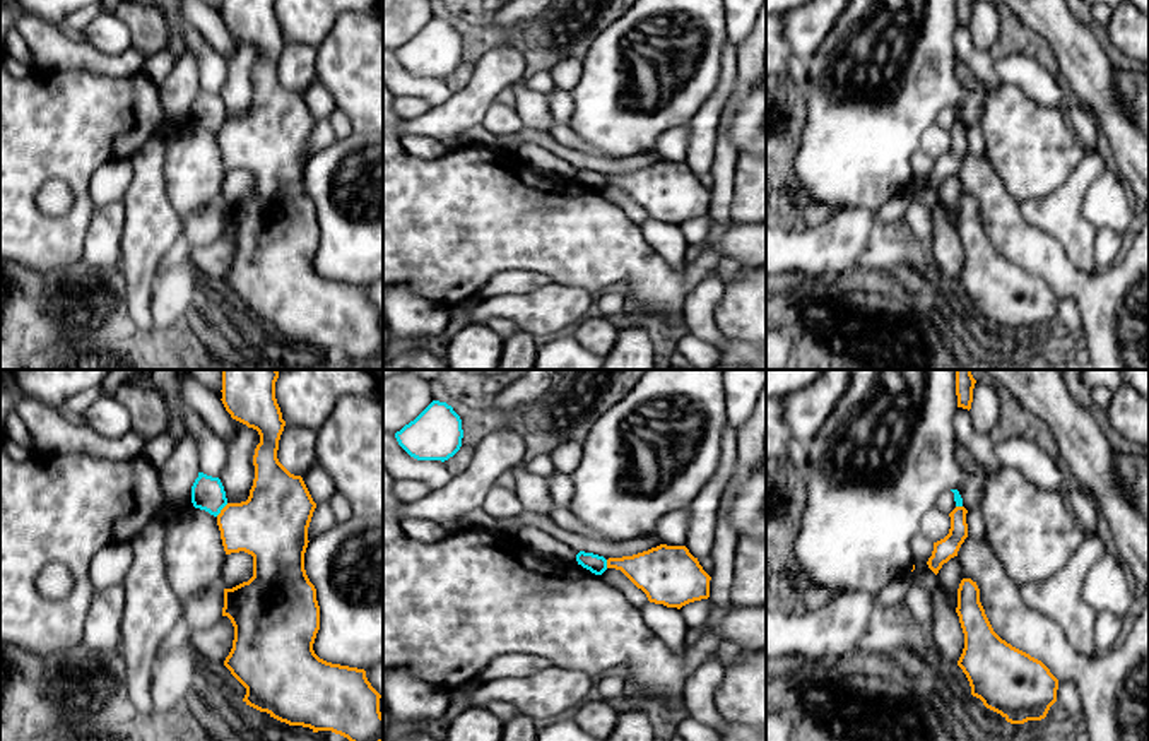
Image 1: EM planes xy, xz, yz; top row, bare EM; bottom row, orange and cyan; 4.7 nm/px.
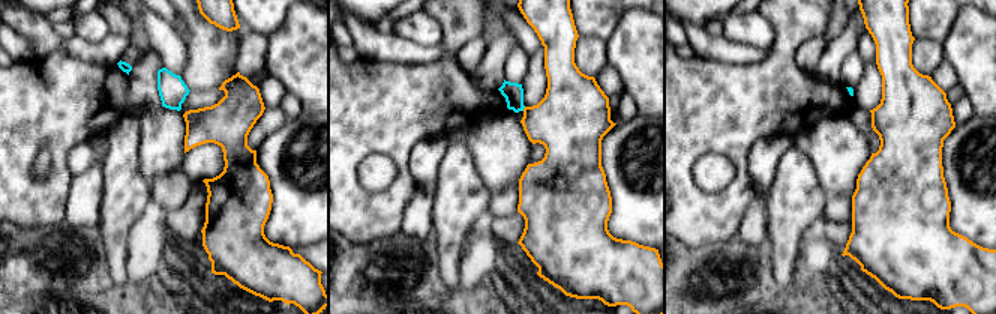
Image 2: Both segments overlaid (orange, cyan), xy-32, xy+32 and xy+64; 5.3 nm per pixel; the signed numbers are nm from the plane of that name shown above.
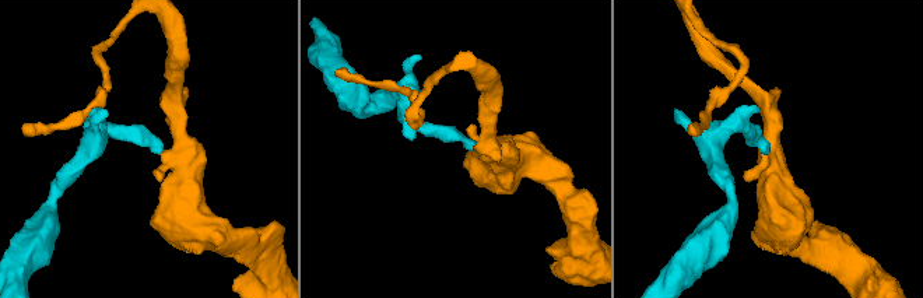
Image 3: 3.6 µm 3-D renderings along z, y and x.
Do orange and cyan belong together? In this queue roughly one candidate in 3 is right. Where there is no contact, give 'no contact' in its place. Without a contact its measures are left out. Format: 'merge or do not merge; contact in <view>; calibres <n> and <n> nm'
do not merge; contact in xy; calibres 340 and 160 nm

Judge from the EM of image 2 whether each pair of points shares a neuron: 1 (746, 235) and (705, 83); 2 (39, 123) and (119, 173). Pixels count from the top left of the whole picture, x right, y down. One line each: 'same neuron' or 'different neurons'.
1: different neurons
2: different neurons

